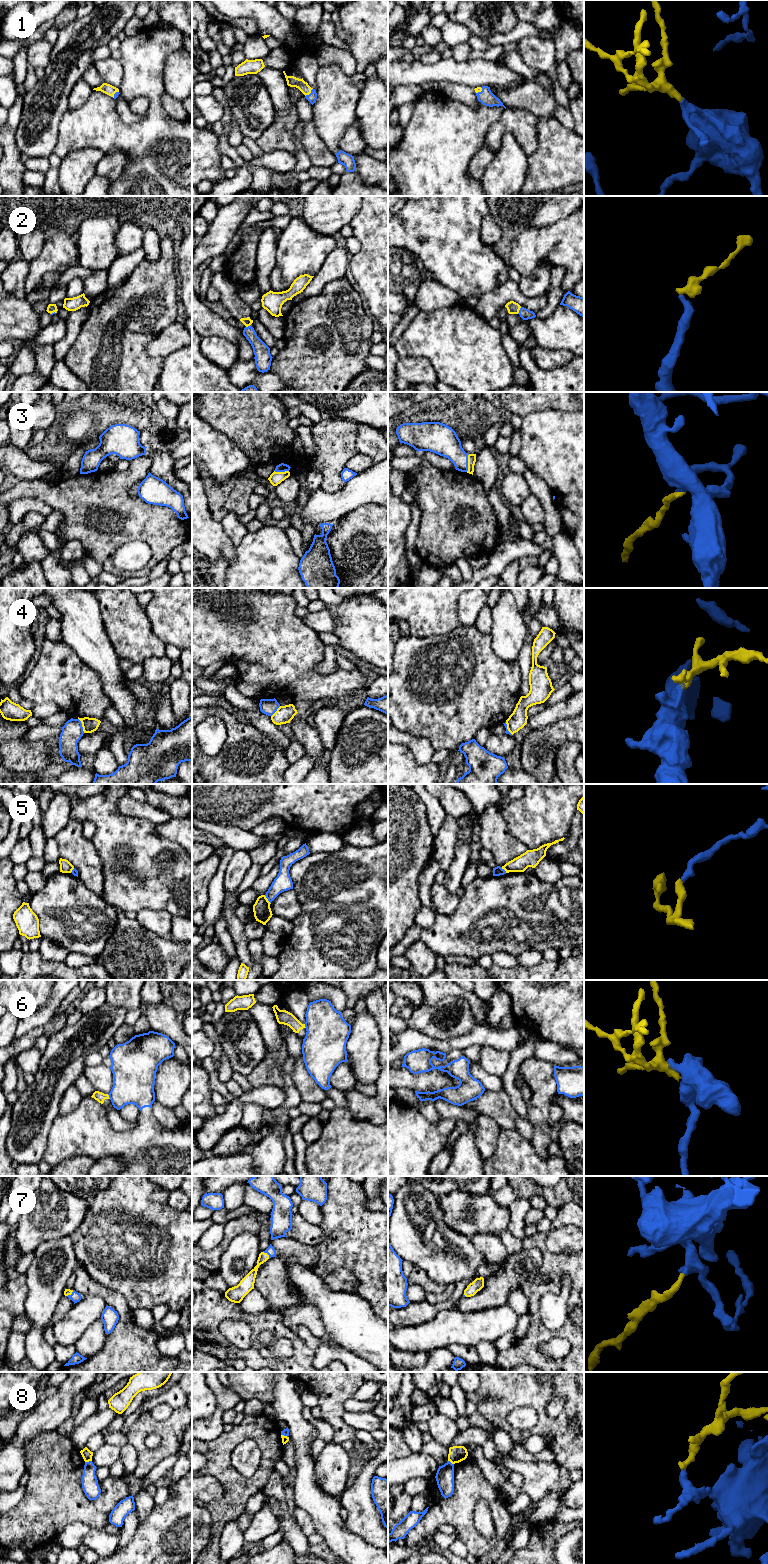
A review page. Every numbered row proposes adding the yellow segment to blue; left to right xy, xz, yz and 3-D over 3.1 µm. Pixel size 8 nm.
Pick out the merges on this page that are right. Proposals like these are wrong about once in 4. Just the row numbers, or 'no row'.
1, 2, 3, 7

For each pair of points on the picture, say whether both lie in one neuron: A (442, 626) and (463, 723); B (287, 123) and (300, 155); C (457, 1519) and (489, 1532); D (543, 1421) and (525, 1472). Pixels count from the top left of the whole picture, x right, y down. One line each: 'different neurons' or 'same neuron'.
A: different neurons
B: different neurons
C: different neurons
D: different neurons

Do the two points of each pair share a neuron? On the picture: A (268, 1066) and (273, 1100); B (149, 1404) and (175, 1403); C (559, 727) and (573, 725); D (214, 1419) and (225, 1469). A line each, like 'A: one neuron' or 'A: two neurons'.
A: two neurons
B: one neuron
C: one neuron
D: two neurons

